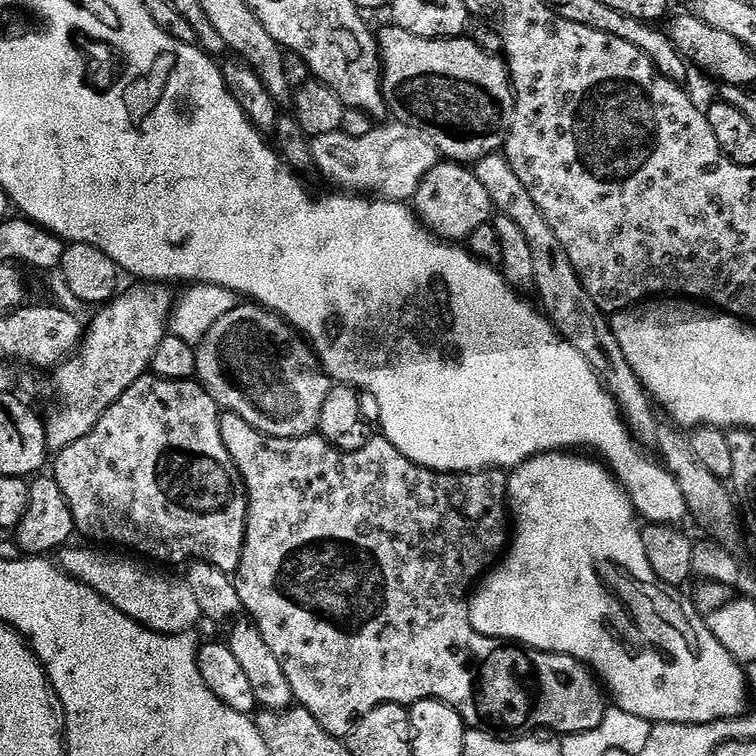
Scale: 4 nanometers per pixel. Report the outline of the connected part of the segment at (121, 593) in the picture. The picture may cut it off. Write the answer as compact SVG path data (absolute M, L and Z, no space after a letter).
M68 546L59 553L59 567L64 569L67 576L72 576L75 580L81 580L86 586L90 586L106 602L110 602L122 614L129 616L134 622L138 622L144 628L152 632L161 632L164 636L179 636L191 633L192 627L196 623L201 623L202 617L198 598L194 598L194 590L183 579L175 580L172 576L163 576L160 572L151 572L148 568L143 568L140 564L135 564L132 560L123 560L120 556L107 556L107 551L96 546L84 546L88 548L72 548Z

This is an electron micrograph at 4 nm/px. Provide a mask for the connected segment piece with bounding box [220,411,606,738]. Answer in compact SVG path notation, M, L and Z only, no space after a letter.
M220 412L220 430L222 442L248 492L248 521L242 558L234 573L240 607L252 615L249 616L251 623L255 624L262 638L266 638L266 646L270 646L274 658L278 658L278 663L286 673L286 682L290 682L293 701L314 714L316 721L332 736L348 737L353 724L378 706L411 706L420 700L440 700L455 710L469 729L493 734L532 734L540 730L536 728L571 734L594 730L594 726L602 722L606 711L606 692L588 665L557 652L540 652L537 648L529 648L511 640L500 640L497 636L483 636L474 630L470 622L470 589L499 561L510 543L508 476L503 471L459 474L435 472L406 458L402 450L398 450L380 434L368 439L362 450L339 452L319 434L294 438L267 436L233 412Z

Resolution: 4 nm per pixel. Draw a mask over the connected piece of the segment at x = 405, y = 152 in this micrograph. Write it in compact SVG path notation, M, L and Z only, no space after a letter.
M399 122L372 126L365 136L347 136L347 131L315 137L315 159L321 173L352 194L371 194L385 200L408 202L438 162L435 146L418 130Z

